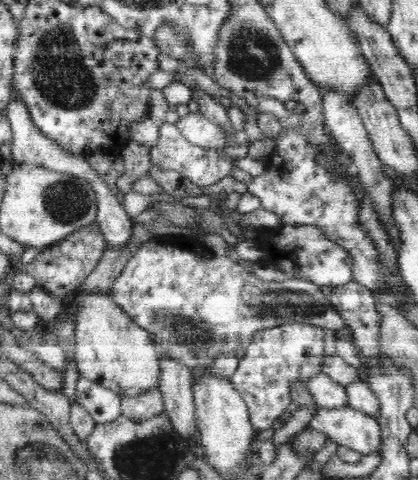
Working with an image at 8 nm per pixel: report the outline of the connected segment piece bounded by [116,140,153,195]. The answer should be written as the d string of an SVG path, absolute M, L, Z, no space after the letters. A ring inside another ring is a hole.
M129 140L121 152L125 170L116 182L116 186L119 193L125 195L128 191L132 191L132 183L140 177L146 176L153 165L150 151L133 140Z

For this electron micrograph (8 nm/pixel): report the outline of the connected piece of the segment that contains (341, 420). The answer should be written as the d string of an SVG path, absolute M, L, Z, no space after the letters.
M320 407L308 426L325 434L338 446L345 446L362 456L377 453L381 445L382 436L377 419L352 407Z

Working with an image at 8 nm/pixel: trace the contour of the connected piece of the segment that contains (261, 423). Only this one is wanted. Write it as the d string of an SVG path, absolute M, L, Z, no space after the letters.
M302 323L279 324L275 327L259 330L255 333L243 357L239 358L239 365L236 372L230 377L232 385L242 395L248 407L250 422L257 432L272 428L272 424L277 422L280 414L285 412L290 404L290 382L292 380L302 380L308 382L322 370L324 354L324 334L325 328Z

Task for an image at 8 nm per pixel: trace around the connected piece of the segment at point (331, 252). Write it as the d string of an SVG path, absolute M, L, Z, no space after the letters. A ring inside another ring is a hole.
M281 223L274 229L272 238L258 238L263 255L257 260L260 266L270 266L282 272L294 272L298 278L318 286L342 286L352 282L352 257L345 248L326 238L320 228L312 225Z

